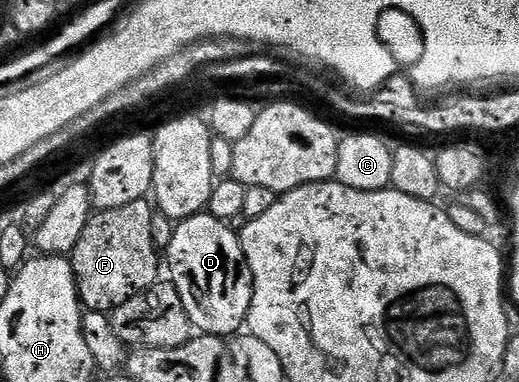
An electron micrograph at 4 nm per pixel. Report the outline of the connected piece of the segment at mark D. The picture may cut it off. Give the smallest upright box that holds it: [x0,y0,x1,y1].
[166,214,253,338]

